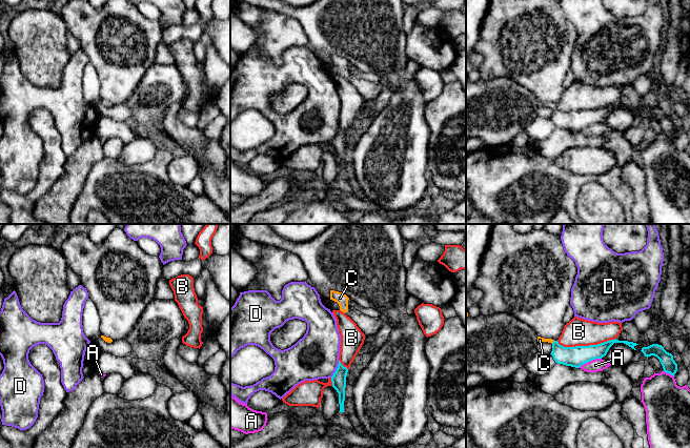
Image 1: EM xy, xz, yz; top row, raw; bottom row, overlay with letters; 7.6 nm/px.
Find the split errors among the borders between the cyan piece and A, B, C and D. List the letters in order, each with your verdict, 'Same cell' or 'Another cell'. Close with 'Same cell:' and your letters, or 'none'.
A: Another cell
B: Another cell
C: Same cell
D: Another cell
Same cell: C

